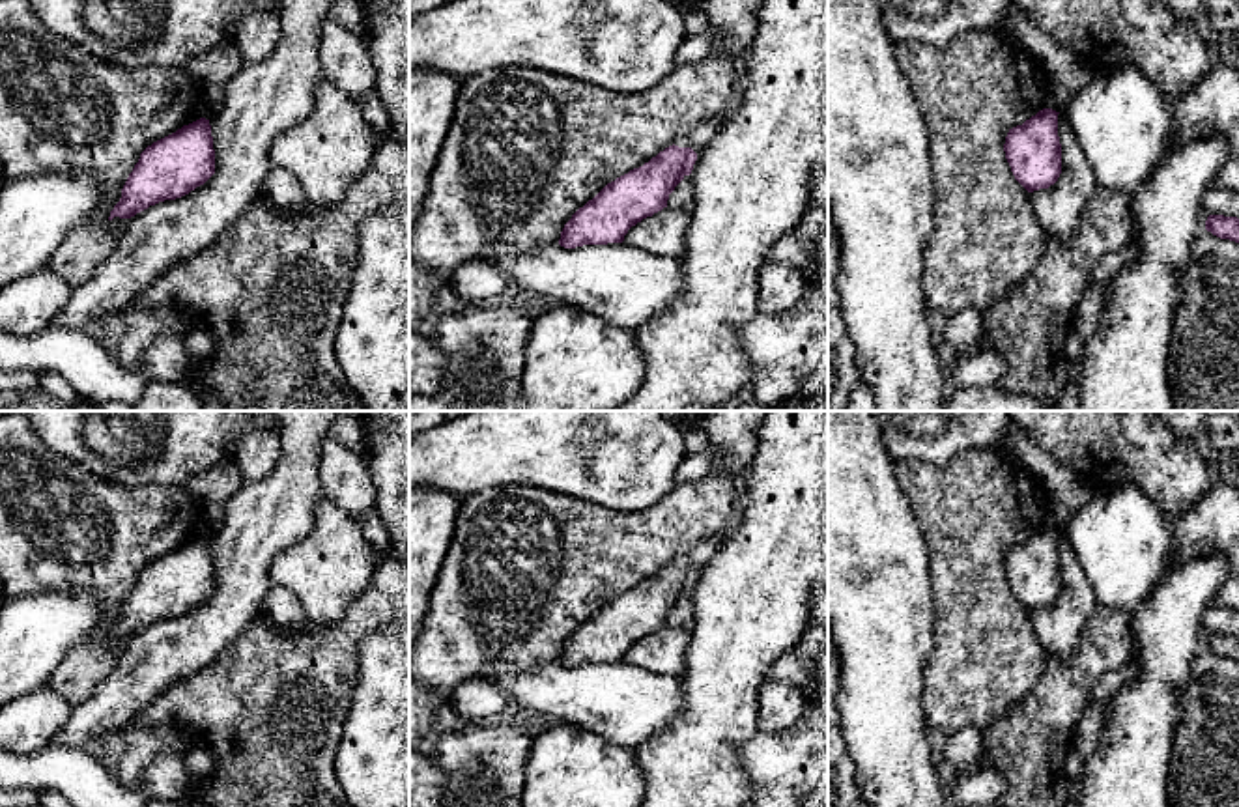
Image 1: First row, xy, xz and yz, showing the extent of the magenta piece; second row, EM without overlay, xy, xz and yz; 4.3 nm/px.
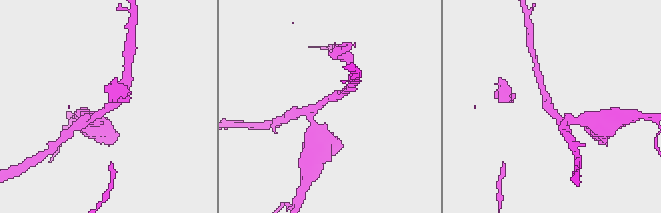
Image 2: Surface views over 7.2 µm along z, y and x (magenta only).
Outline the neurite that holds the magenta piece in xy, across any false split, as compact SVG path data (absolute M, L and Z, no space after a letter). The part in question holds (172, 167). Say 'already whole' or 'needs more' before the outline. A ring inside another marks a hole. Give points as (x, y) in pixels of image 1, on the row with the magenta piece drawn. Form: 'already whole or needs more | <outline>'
already whole | M200 118L189 125L183 125L176 133L153 142L142 153L133 172L129 174L121 198L110 211L108 220L114 217L131 219L136 213L148 209L164 200L176 200L196 187L204 185L215 174L215 149L209 120Z

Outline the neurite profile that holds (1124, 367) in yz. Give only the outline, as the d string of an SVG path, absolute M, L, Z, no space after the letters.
M1222 134L1200 136L1189 144L1174 146L1153 176L1129 196L1132 235L1140 239L1142 252L1108 280L1099 325L1084 344L1082 359L1075 364L1082 411L1174 411L1168 385L1168 346L1174 312L1181 301L1179 275L1187 267L1190 245L1205 230L1202 200L1228 155L1230 144Z

